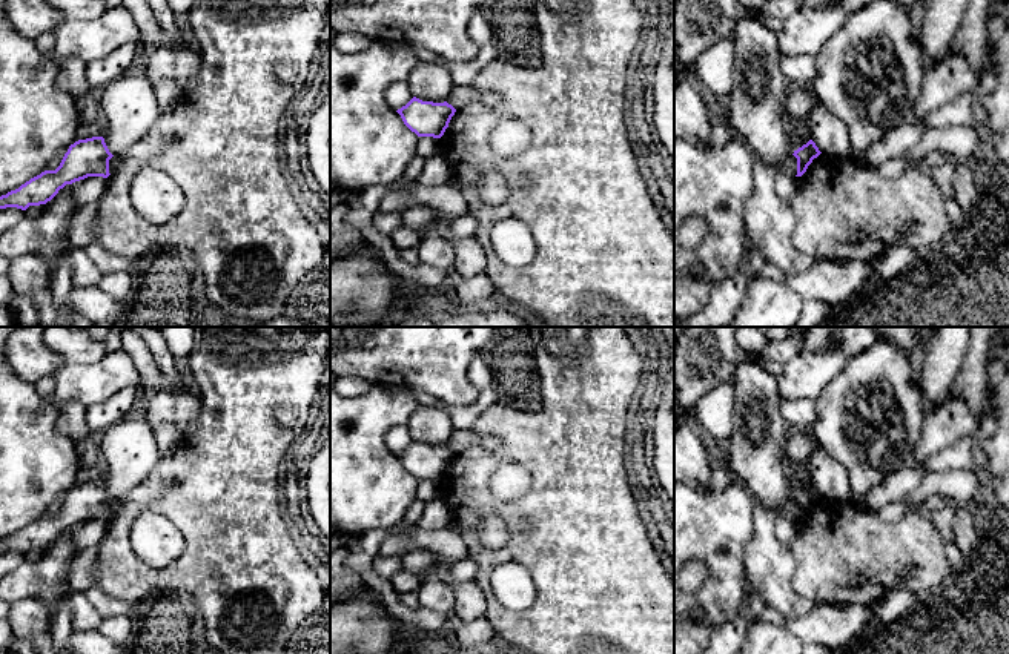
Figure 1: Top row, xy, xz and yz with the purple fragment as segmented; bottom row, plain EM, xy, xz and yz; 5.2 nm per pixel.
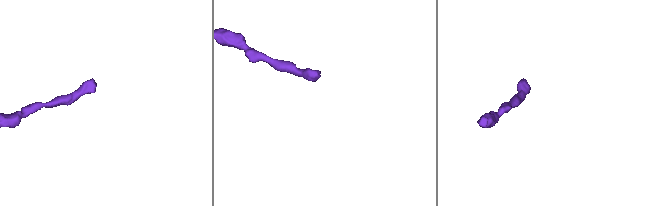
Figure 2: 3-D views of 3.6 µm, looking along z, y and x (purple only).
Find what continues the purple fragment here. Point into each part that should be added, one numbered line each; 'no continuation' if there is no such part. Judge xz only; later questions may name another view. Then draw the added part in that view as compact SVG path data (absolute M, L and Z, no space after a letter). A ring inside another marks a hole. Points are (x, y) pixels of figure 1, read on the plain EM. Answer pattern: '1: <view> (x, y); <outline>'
no continuation

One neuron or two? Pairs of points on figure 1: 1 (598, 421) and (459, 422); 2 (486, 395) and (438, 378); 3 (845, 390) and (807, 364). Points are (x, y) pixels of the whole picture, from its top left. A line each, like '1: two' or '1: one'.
1: two
2: two
3: two

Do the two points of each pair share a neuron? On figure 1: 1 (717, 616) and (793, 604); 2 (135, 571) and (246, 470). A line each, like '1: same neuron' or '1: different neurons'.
1: different neurons
2: same neuron

